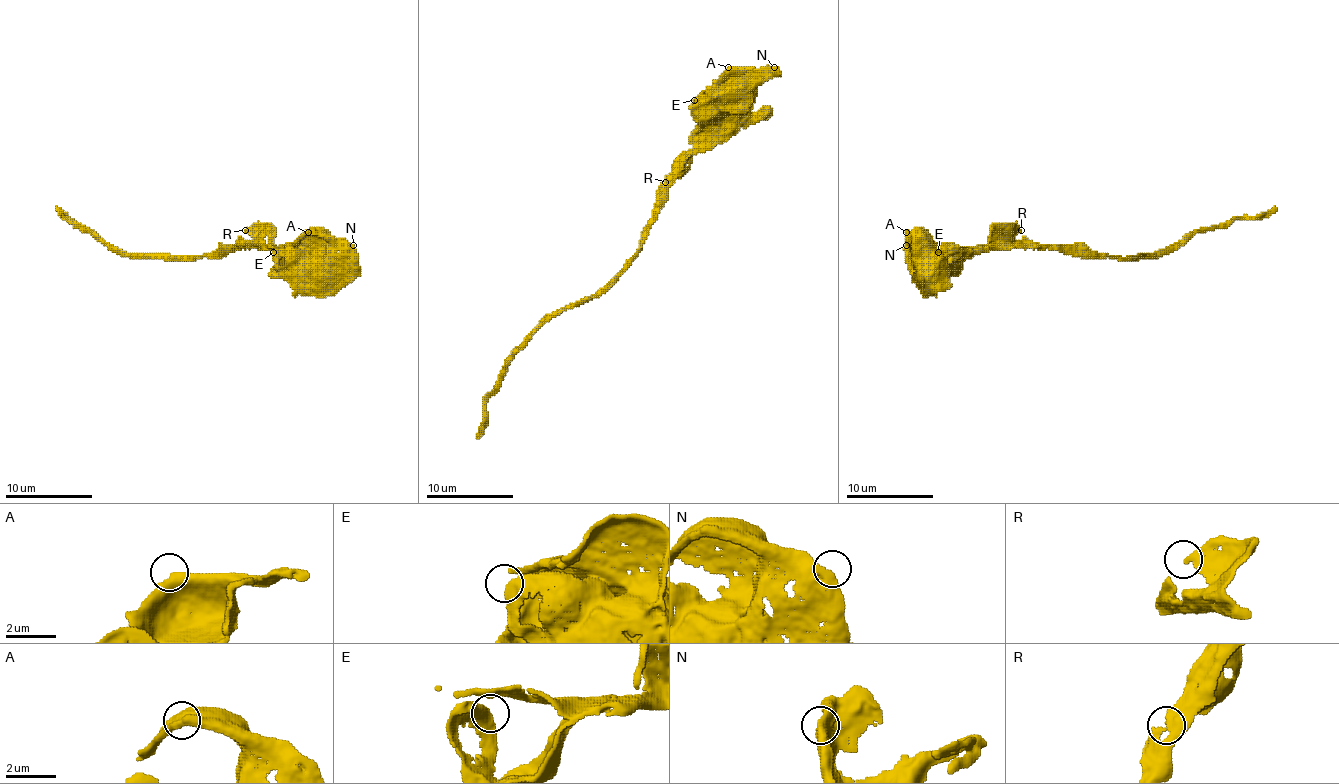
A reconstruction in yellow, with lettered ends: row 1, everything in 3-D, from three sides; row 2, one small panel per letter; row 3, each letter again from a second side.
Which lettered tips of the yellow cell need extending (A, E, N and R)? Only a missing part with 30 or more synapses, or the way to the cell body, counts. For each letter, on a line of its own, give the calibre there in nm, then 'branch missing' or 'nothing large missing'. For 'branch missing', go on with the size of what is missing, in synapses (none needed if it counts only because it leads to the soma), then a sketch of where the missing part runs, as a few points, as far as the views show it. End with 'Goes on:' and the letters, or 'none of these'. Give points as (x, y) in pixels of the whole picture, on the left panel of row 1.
A: calibre 550 nm; nothing large missing
E: calibre 400 nm; nothing large missing
N: calibre 600 nm; nothing large missing
R: calibre 280 nm; nothing large missing
Goes on: none of these

